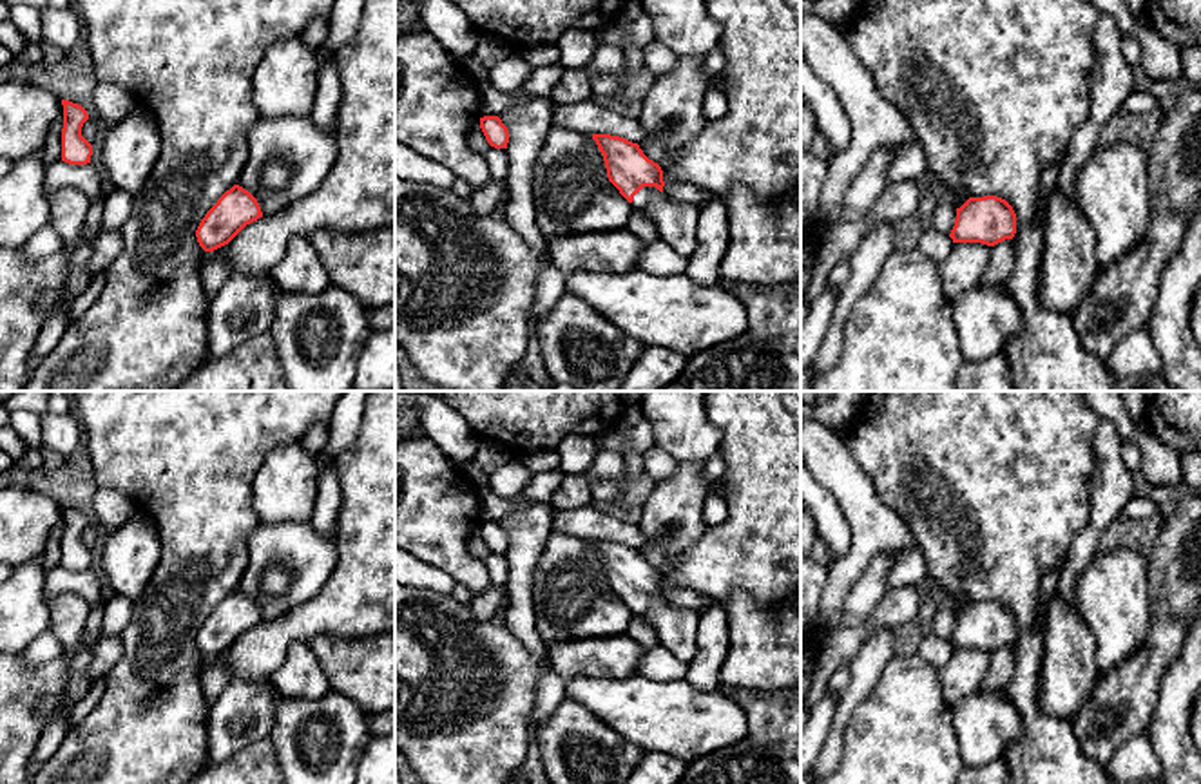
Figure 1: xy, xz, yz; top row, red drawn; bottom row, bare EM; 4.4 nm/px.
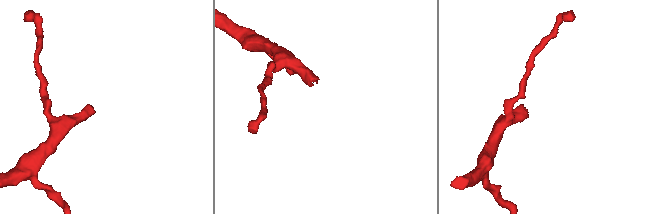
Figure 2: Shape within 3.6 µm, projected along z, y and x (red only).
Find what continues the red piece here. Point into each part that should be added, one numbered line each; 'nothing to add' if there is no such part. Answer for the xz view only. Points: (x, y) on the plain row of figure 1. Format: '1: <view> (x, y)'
1: xz (676, 629)

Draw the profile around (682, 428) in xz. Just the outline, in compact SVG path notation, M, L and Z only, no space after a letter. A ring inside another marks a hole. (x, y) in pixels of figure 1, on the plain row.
M647 391L639 409L654 429L656 447L677 462L703 464L719 451L723 435L706 416L705 391Z

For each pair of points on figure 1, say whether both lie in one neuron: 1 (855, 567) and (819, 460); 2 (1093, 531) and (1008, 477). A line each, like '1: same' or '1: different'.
1: same
2: different

